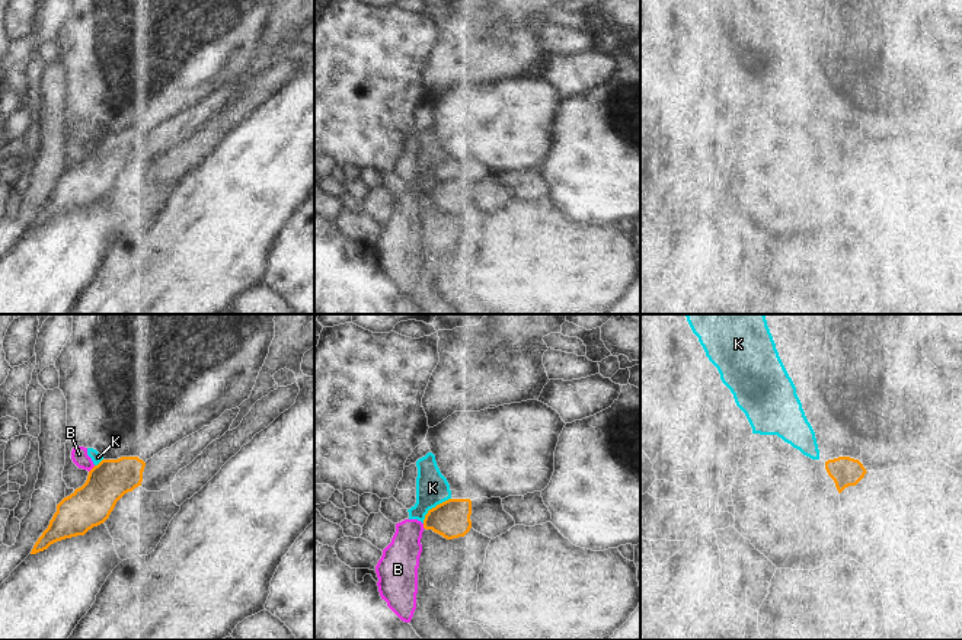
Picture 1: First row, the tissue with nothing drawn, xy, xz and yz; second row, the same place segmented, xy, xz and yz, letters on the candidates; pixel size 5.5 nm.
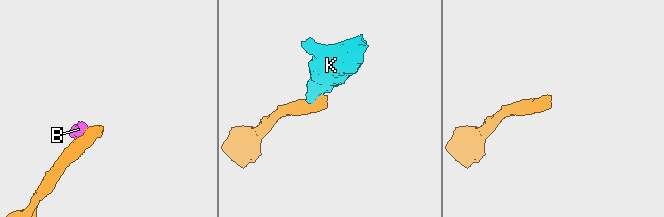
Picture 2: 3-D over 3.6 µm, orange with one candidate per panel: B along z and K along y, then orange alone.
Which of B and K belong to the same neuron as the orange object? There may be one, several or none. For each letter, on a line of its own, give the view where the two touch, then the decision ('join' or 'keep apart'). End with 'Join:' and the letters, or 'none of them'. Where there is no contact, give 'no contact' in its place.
B: contact in xy; keep apart
K: contact in xz; keep apart
Join: none of them

